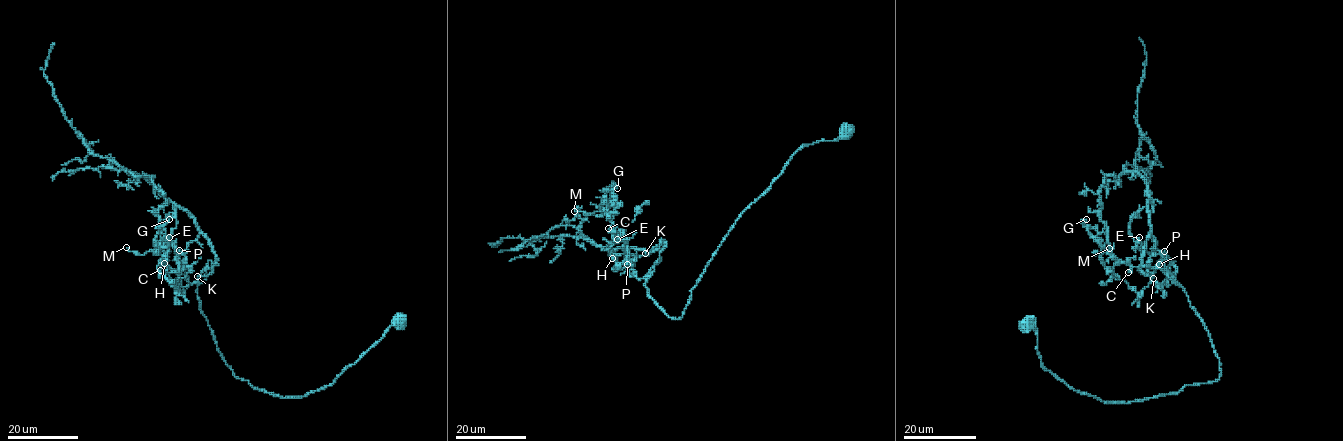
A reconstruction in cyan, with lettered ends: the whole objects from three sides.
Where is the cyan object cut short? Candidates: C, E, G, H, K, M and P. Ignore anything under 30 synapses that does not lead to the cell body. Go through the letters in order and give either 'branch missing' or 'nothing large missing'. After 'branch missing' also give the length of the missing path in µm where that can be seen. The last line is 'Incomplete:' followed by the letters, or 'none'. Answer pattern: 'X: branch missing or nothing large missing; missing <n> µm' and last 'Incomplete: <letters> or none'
C: nothing large missing
E: nothing large missing
G: nothing large missing
H: nothing large missing
K: nothing large missing
M: nothing large missing
P: nothing large missing
Incomplete: none

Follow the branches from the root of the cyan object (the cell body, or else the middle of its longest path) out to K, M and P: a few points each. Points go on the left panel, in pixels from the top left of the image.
K: (400, 321), (330, 385), (282, 397), (233, 374), (199, 309), (197, 292), (206, 271), (217, 265), (197, 276)
M: (400, 321), (282, 397), (224, 360), (197, 292), (215, 253), (132, 173), (154, 177), (160, 243), (126, 247)
P: (400, 321), (330, 385), (300, 396), (266, 393), (224, 360), (199, 309), (206, 270), (190, 283), (179, 250)

